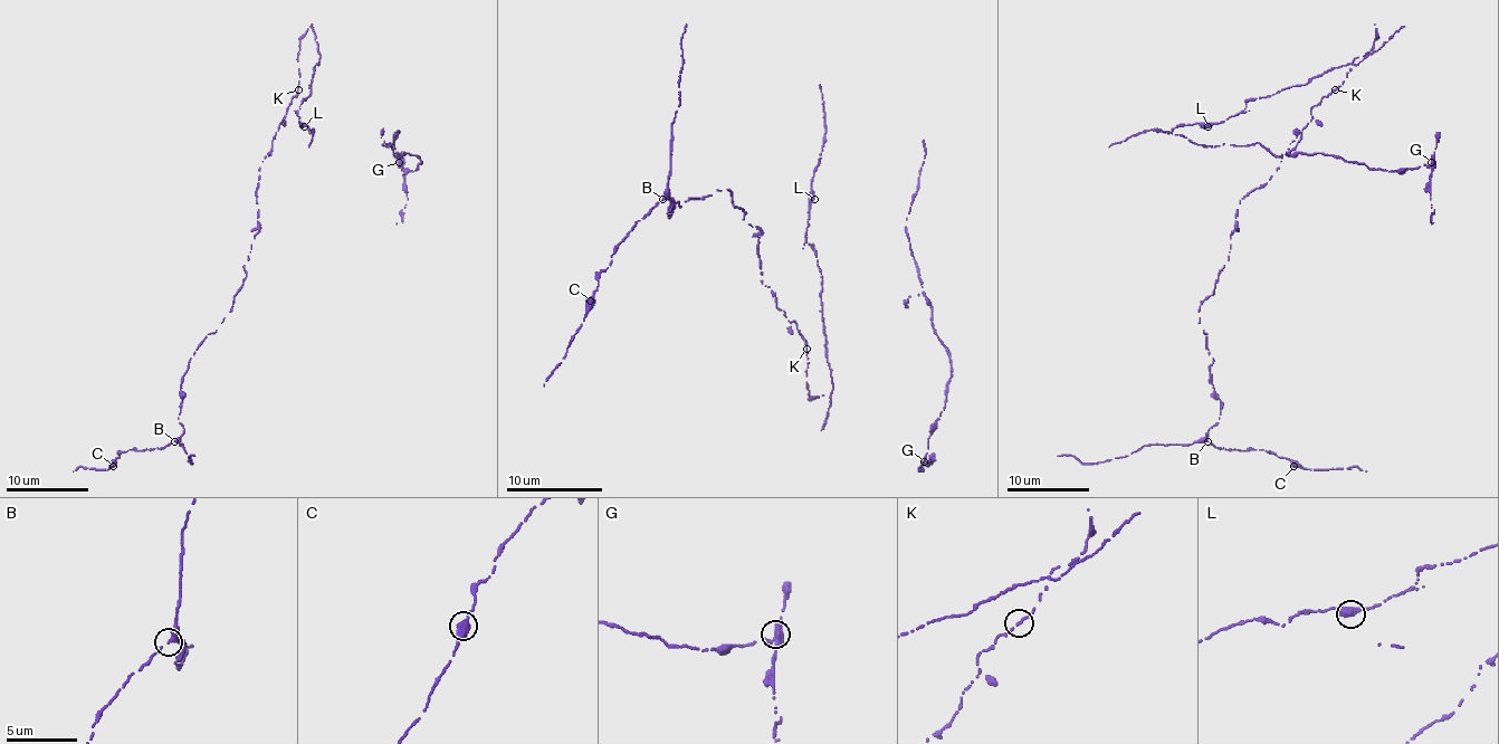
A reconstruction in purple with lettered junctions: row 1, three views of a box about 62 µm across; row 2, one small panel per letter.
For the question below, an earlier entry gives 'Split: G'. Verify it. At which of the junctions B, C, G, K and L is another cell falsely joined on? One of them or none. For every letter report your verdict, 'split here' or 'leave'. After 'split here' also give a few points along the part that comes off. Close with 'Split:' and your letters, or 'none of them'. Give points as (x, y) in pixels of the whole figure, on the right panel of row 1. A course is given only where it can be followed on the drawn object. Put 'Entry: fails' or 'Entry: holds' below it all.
B: leave
C: leave
G: split here | (1432, 162), (1430, 199), (1433, 223)
K: leave
L: leave
Split: G
Entry: holds

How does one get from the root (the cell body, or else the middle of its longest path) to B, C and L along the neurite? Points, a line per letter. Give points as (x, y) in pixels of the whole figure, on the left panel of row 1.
B: (298, 89), (259, 168), (257, 234), (242, 287), (182, 378), (179, 423), (184, 429), (174, 441)
C: (298, 89), (259, 168), (257, 234), (242, 287), (181, 384), (184, 429), (164, 448), (121, 451), (113, 466)
L: (298, 89), (301, 40), (314, 38), (321, 58), (314, 65), (311, 96), (298, 110), (304, 126)

